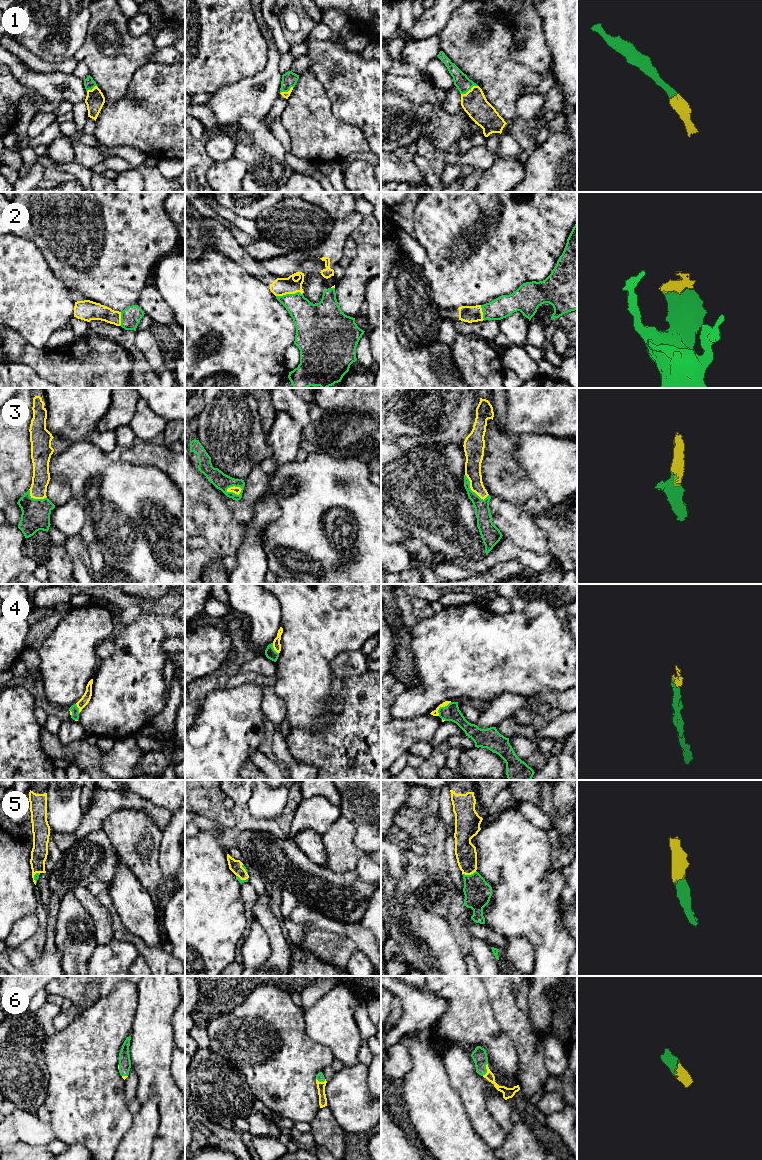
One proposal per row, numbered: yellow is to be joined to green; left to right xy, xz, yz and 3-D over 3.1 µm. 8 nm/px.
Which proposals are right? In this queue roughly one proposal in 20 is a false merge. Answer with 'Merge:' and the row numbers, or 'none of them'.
Merge: 1, 2, 3, 4, 5, 6

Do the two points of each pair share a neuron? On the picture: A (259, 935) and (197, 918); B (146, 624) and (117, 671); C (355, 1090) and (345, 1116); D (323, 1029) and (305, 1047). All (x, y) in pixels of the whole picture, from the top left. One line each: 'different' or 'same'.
A: different
B: same
C: same
D: different

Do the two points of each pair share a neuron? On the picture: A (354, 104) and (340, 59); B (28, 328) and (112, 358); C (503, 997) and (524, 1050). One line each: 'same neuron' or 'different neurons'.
A: same neuron
B: different neurons
C: same neuron

